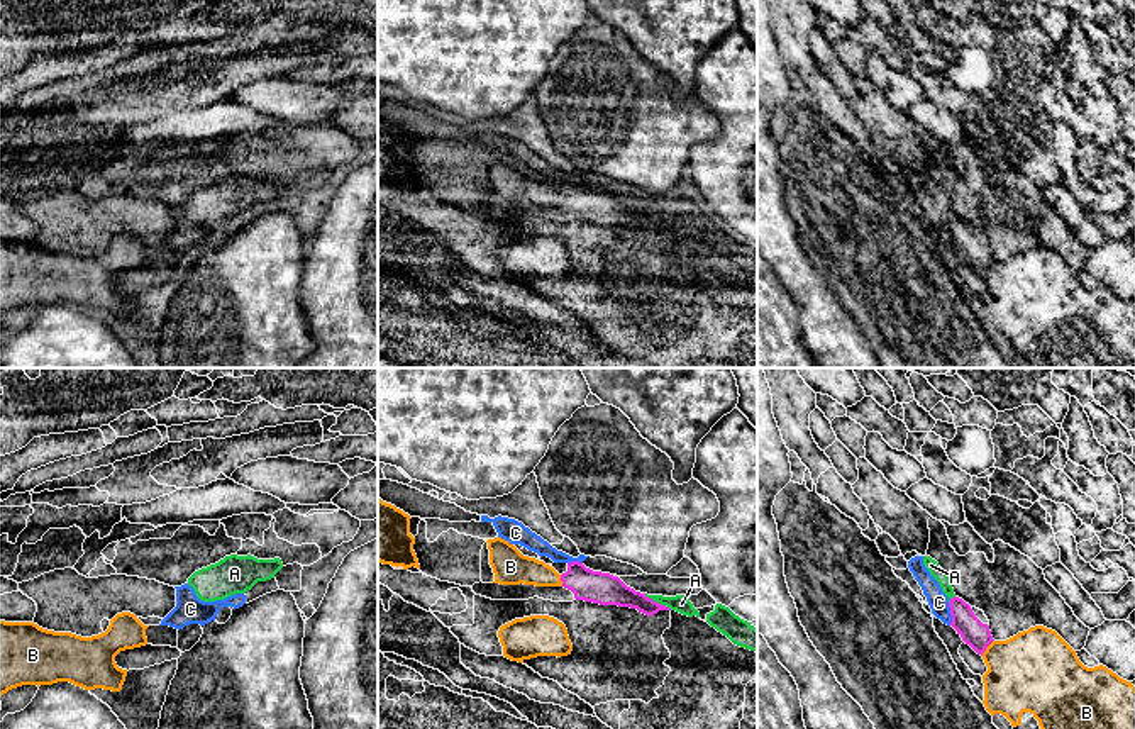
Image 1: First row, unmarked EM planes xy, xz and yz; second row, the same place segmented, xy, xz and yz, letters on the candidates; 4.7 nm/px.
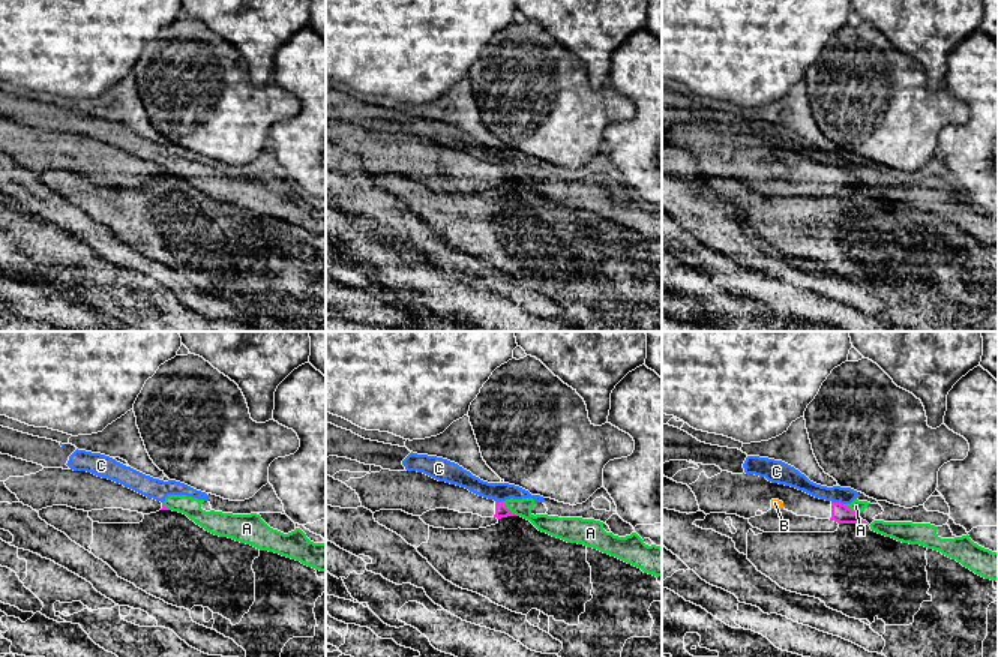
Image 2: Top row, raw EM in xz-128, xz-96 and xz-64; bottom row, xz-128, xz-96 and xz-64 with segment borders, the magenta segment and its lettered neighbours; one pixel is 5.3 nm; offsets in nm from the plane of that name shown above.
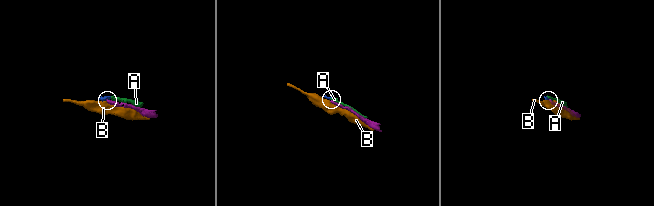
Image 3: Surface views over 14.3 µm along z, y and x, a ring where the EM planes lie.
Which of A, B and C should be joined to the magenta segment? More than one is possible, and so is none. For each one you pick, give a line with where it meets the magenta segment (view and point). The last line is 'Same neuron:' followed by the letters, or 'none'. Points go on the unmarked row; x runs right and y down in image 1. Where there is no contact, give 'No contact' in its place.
Same neuron: none

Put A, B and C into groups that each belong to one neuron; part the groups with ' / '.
A C / B

